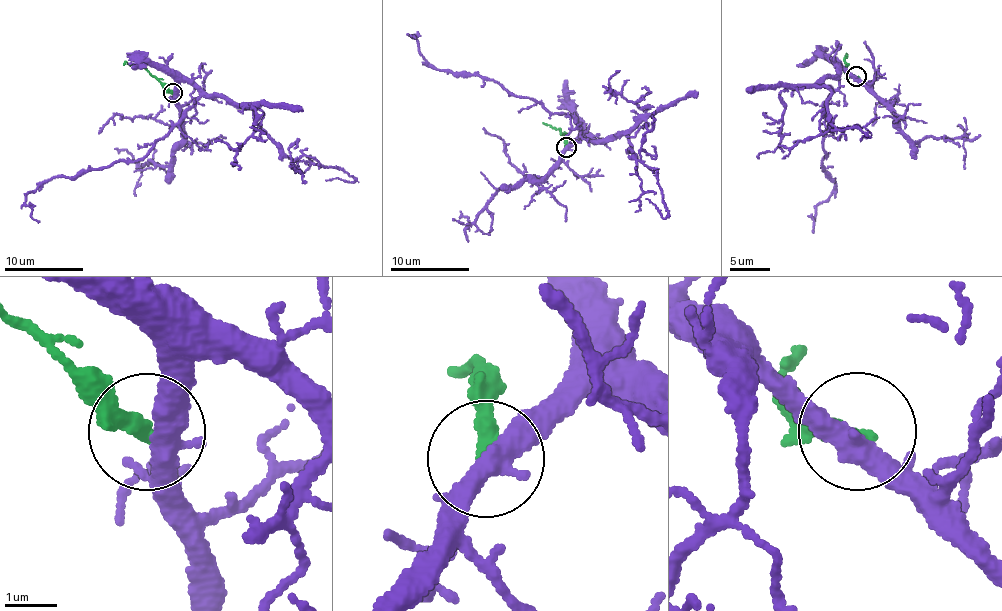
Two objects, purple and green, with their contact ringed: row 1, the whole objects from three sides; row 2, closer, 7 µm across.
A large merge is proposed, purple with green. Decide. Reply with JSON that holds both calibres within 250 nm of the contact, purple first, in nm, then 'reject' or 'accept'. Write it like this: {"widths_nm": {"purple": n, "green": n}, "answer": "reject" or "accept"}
{"widths_nm": {"purple": 440, "green": 320}, "answer": "reject"}

